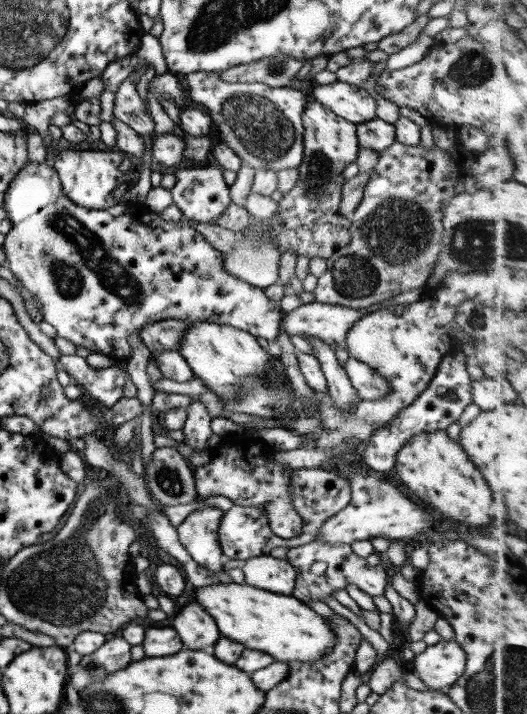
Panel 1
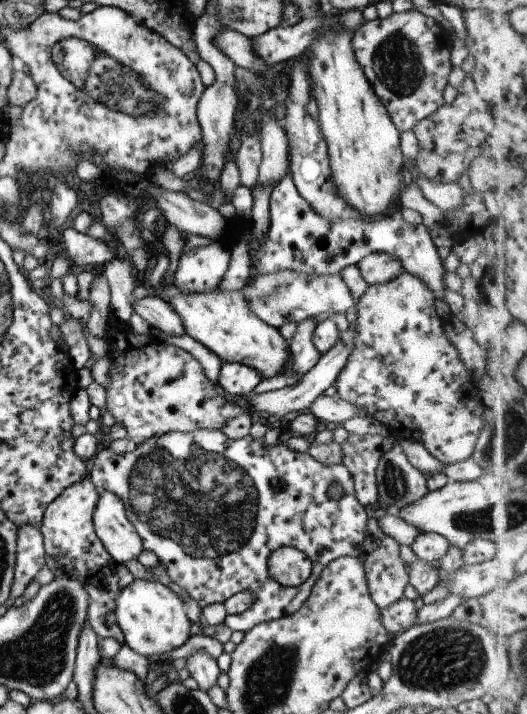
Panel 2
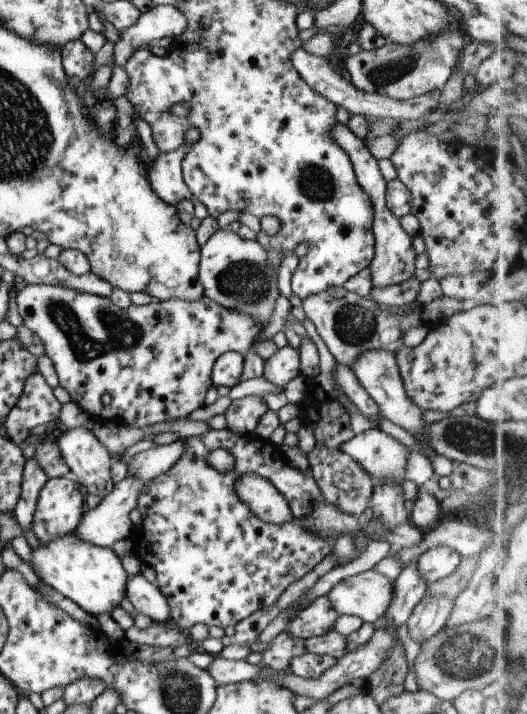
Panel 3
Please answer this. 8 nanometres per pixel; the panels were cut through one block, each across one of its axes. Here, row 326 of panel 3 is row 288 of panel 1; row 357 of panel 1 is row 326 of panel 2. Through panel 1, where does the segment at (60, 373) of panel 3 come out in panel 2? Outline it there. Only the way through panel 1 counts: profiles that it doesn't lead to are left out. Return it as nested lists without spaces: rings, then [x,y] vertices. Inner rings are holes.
[[[112,323],[108,328],[106,339],[111,350],[110,382],[106,386],[106,407],[114,416],[116,423],[126,428],[128,440],[140,445],[152,438],[164,436],[170,432],[194,432],[195,430],[222,430],[224,424],[248,409],[240,401],[227,399],[218,384],[206,377],[200,362],[179,347],[159,341],[154,336],[134,333],[128,323]]]

